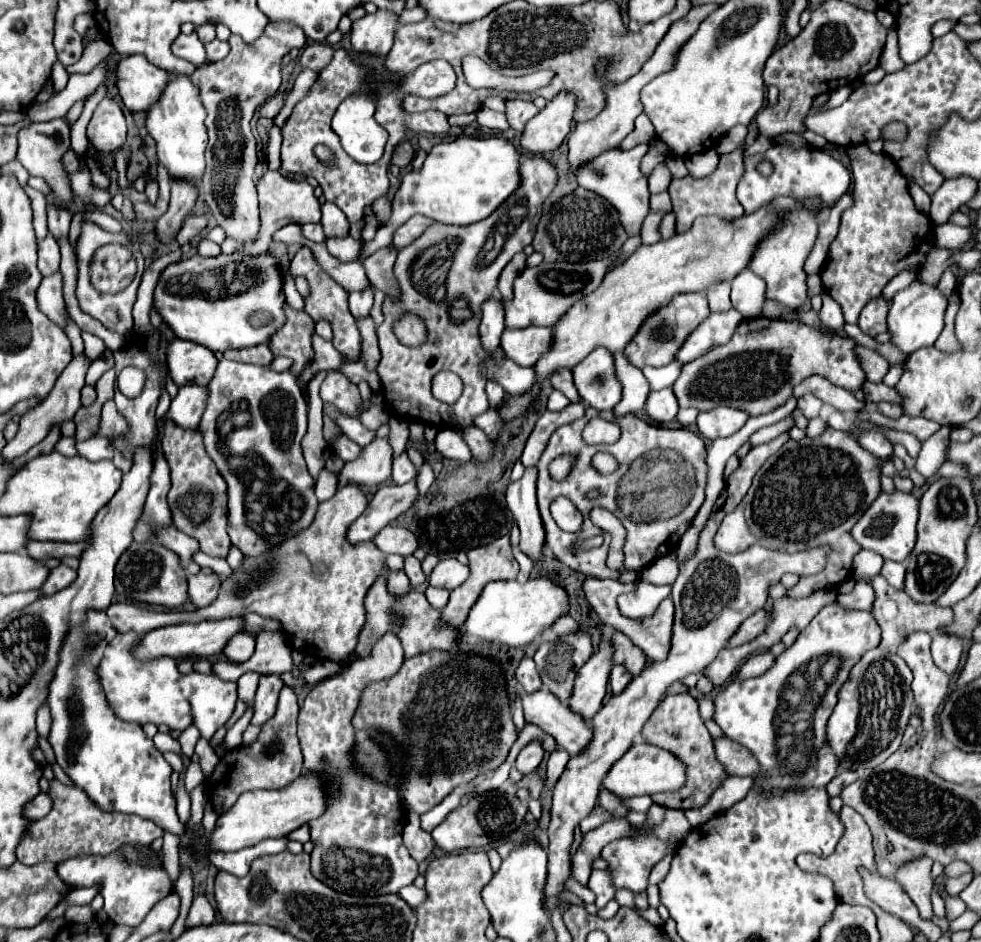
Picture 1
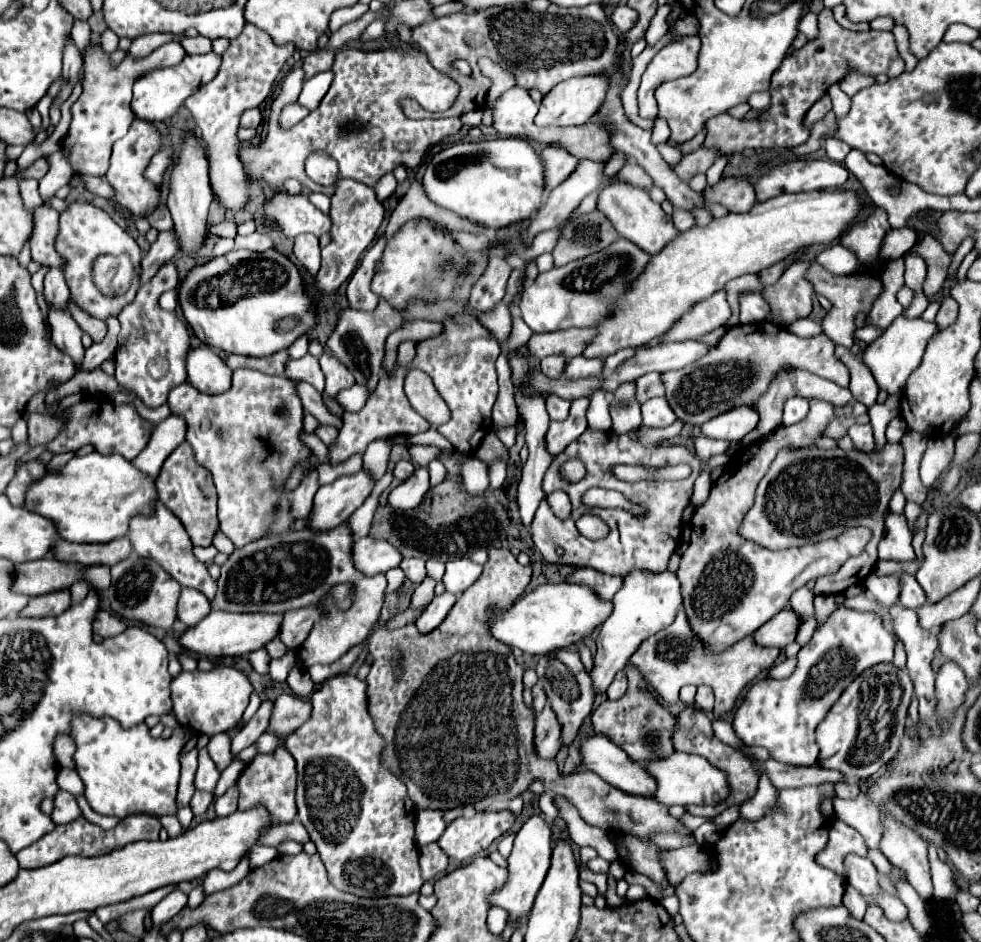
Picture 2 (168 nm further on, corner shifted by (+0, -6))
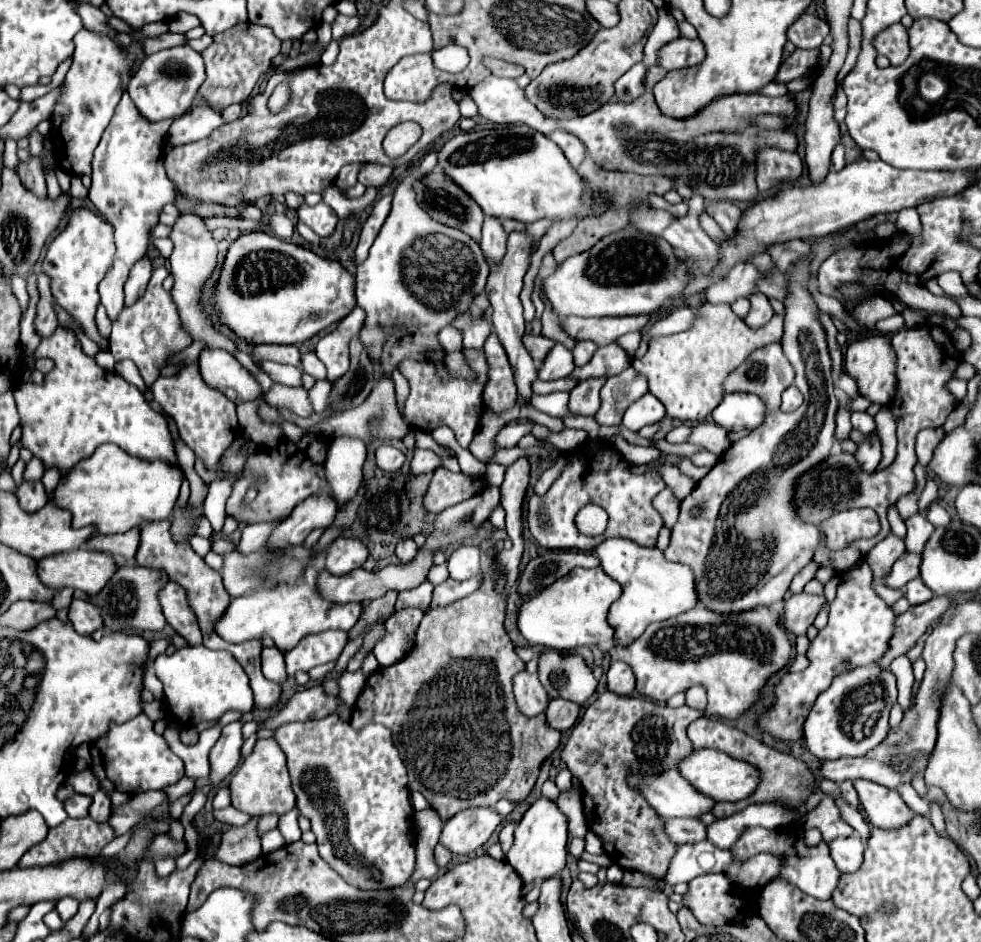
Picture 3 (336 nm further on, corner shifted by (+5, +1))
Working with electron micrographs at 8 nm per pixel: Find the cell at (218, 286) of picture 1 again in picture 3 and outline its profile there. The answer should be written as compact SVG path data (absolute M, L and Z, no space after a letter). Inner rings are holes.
M264 231L240 235L224 257L214 311L220 325L252 345L302 343L344 319L356 305L354 277L338 263Z

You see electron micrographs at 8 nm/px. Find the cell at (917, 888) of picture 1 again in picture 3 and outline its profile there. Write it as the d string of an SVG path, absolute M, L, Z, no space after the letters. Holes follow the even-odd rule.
M854 781L860 803L868 813L868 821L872 827L890 831L908 825L914 817L914 811L902 801L898 791L882 787L870 781Z

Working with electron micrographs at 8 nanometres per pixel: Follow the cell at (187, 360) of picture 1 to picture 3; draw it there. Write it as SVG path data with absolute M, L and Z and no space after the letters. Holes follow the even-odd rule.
M224 349L200 351L198 369L208 387L222 391L234 403L252 401L262 393L256 379Z

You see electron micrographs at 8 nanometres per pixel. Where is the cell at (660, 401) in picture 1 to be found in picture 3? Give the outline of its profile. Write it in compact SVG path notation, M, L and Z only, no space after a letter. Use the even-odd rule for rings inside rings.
M646 393L646 395L642 395L636 403L632 403L626 409L626 413L624 413L624 427L630 429L630 431L638 431L644 425L658 423L664 415L666 413L664 413L662 403L652 393Z

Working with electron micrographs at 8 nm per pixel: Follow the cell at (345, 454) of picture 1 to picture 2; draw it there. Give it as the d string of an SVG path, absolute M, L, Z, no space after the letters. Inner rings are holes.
M319 424L317 426L317 430L315 430L315 434L327 444L327 446L331 446L333 442L335 442L335 438L337 438L337 428L335 426L327 426L327 424Z

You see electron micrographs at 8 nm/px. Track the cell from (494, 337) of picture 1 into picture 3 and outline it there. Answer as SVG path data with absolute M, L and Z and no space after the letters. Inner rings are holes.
M486 217L484 219L480 247L484 251L484 257L486 257L488 265L502 261L502 257L506 253L506 233L500 225L500 219L496 219L496 217Z

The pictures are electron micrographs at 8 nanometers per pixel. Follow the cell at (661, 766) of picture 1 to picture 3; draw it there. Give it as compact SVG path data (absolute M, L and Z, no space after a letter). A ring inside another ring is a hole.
M694 749L688 757L678 761L678 773L702 795L714 799L714 801L740 801L746 799L758 785L758 771L738 759L732 759L730 755L714 749Z

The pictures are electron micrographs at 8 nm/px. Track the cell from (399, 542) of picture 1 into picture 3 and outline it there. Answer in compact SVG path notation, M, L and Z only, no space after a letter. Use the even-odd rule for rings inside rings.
M340 535L326 549L324 569L332 575L346 575L346 573L362 567L368 557L370 557L370 551L360 539Z

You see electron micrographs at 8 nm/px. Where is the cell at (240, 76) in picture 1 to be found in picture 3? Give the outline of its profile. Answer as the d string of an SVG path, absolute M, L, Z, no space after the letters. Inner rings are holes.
M250 21L238 23L228 31L214 35L214 43L202 51L206 81L200 85L198 95L214 111L224 111L232 103L244 103L256 87L260 75L270 69L272 59L280 53L280 45L282 41L268 27L254 25Z

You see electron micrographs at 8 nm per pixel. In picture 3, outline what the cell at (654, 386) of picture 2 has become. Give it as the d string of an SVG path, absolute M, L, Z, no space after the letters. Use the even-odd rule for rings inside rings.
M628 367L618 377L608 377L600 391L602 405L594 419L600 425L620 425L628 405L632 405L644 393L648 393L648 379L634 367Z

